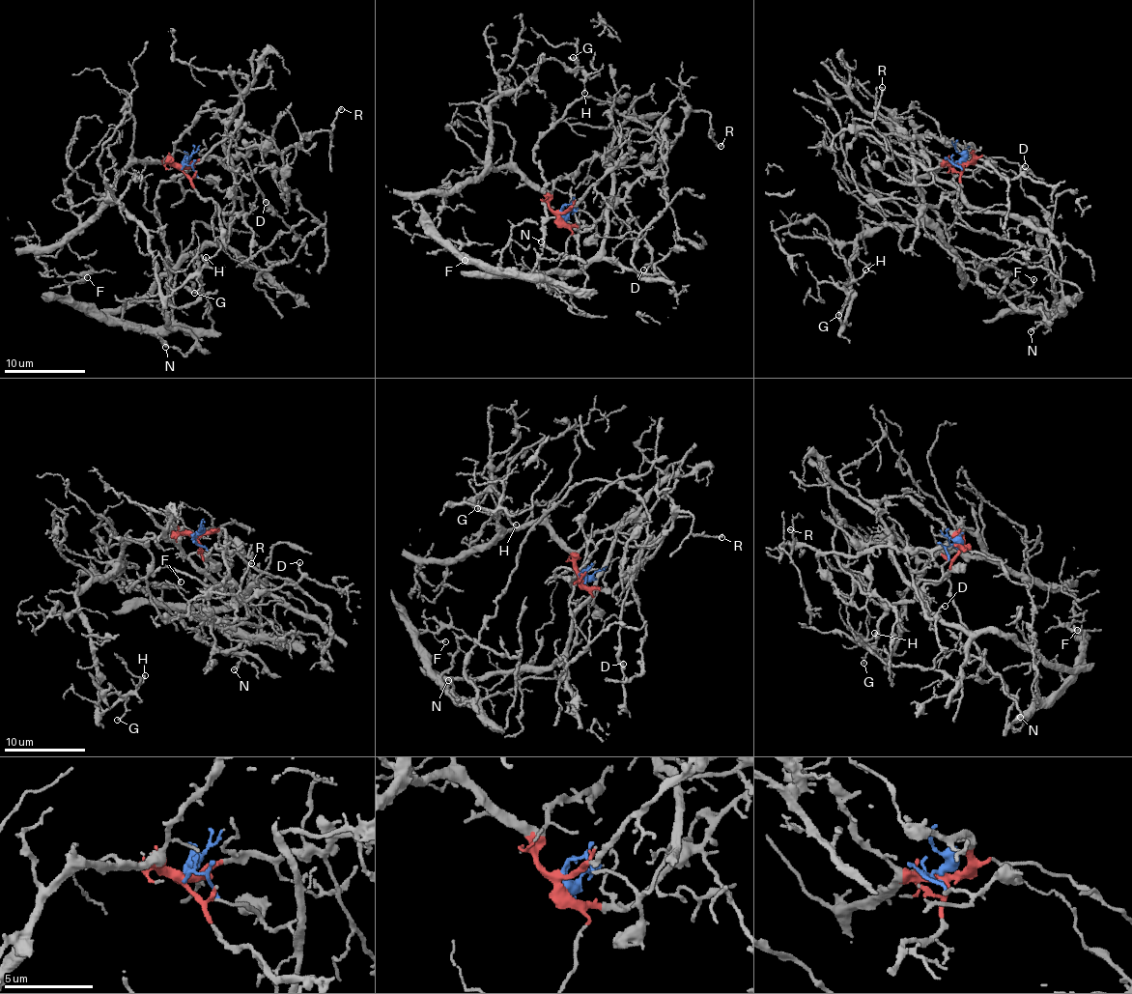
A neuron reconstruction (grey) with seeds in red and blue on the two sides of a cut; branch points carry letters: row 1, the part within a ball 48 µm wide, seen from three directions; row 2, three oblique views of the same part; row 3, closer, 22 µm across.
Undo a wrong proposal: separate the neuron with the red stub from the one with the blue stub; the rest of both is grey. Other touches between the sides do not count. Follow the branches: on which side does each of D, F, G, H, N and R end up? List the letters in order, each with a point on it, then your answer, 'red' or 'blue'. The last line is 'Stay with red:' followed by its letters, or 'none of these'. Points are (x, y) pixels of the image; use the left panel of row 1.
D: place (266, 202); red
F: place (87, 277); red
G: place (194, 293); red
H: place (206, 257); red
N: place (165, 347); red
R: place (341, 109); red
Stay with red: D, F, G, H, N, R

